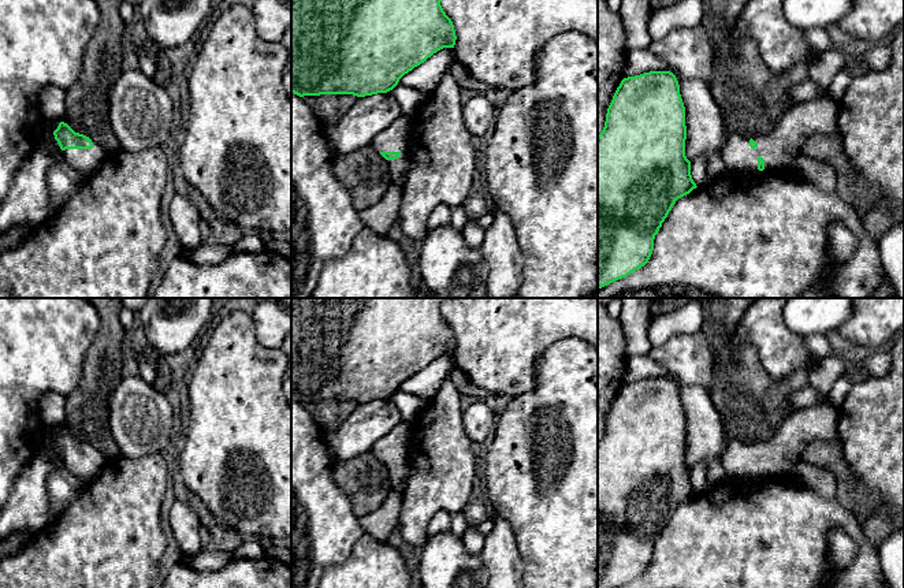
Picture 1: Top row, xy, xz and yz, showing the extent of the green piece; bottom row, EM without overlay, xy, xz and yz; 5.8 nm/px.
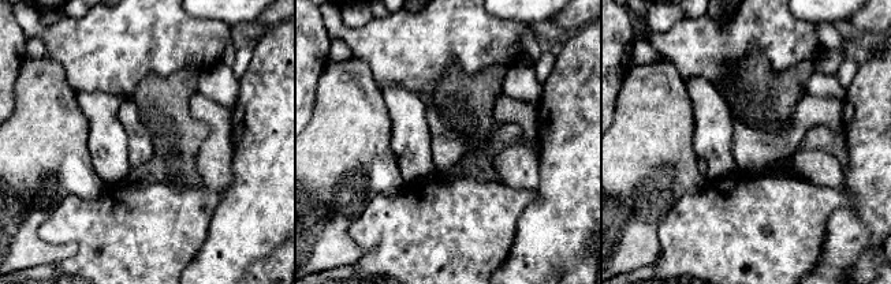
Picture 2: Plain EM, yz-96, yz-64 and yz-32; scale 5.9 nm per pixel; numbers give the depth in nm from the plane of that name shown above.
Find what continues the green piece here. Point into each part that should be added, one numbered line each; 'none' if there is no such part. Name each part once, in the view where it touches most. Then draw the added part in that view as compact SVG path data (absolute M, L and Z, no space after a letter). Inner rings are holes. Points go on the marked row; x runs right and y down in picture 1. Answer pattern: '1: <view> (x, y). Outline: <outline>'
1: xy (86, 162). Outline: M90 138L92 139L92 138ZM92 139L92 149L66 149L63 156L66 163L77 170L81 175L93 175L101 165L107 156L105 149L94 139Z

